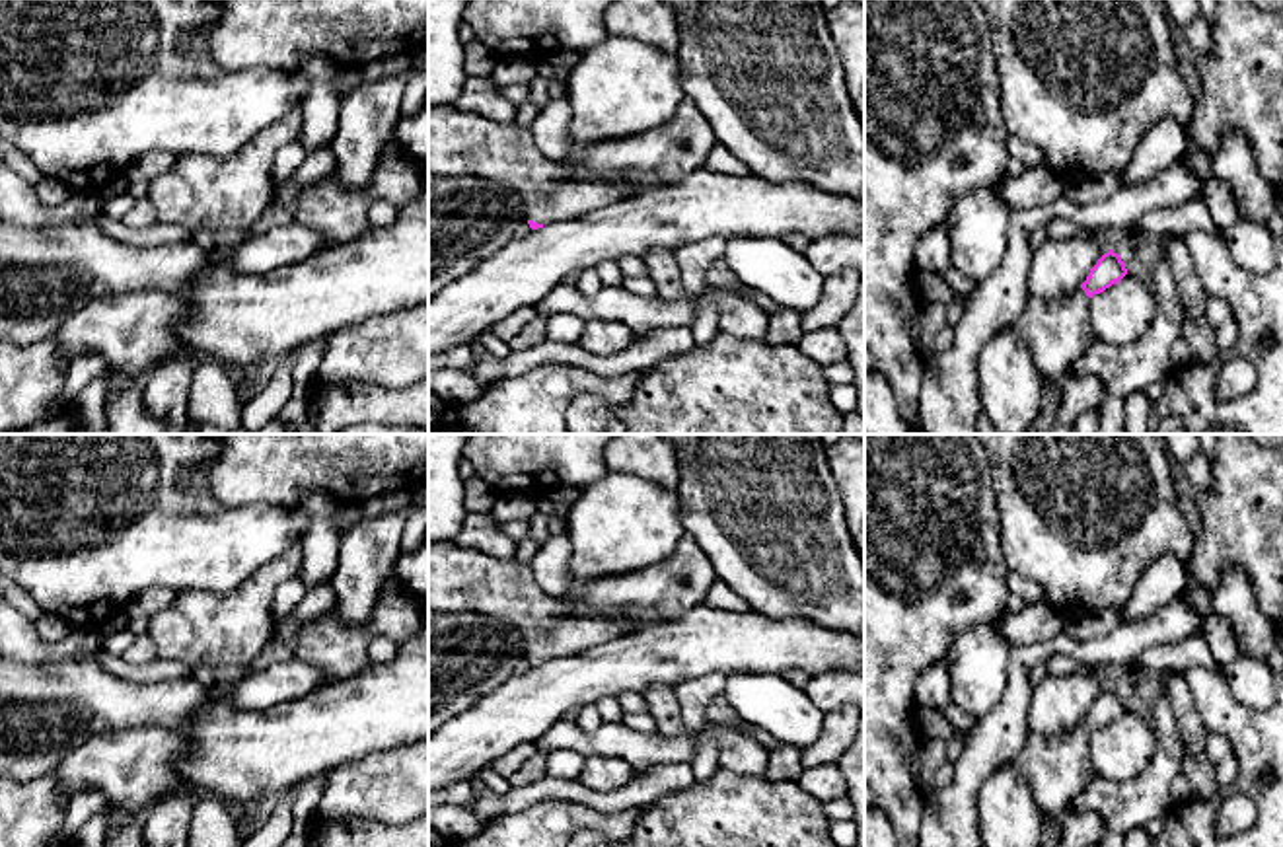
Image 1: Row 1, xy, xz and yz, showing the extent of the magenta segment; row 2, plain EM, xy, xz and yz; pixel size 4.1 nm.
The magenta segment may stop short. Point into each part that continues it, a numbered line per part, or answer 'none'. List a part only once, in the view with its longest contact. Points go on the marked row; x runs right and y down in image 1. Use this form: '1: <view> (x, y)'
1: xz (460, 145)

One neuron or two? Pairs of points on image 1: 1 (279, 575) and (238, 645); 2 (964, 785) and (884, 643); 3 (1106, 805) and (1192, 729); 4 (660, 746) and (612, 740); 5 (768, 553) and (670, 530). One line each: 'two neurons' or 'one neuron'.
1: one neuron
2: two neurons
3: two neurons
4: one neuron
5: two neurons

